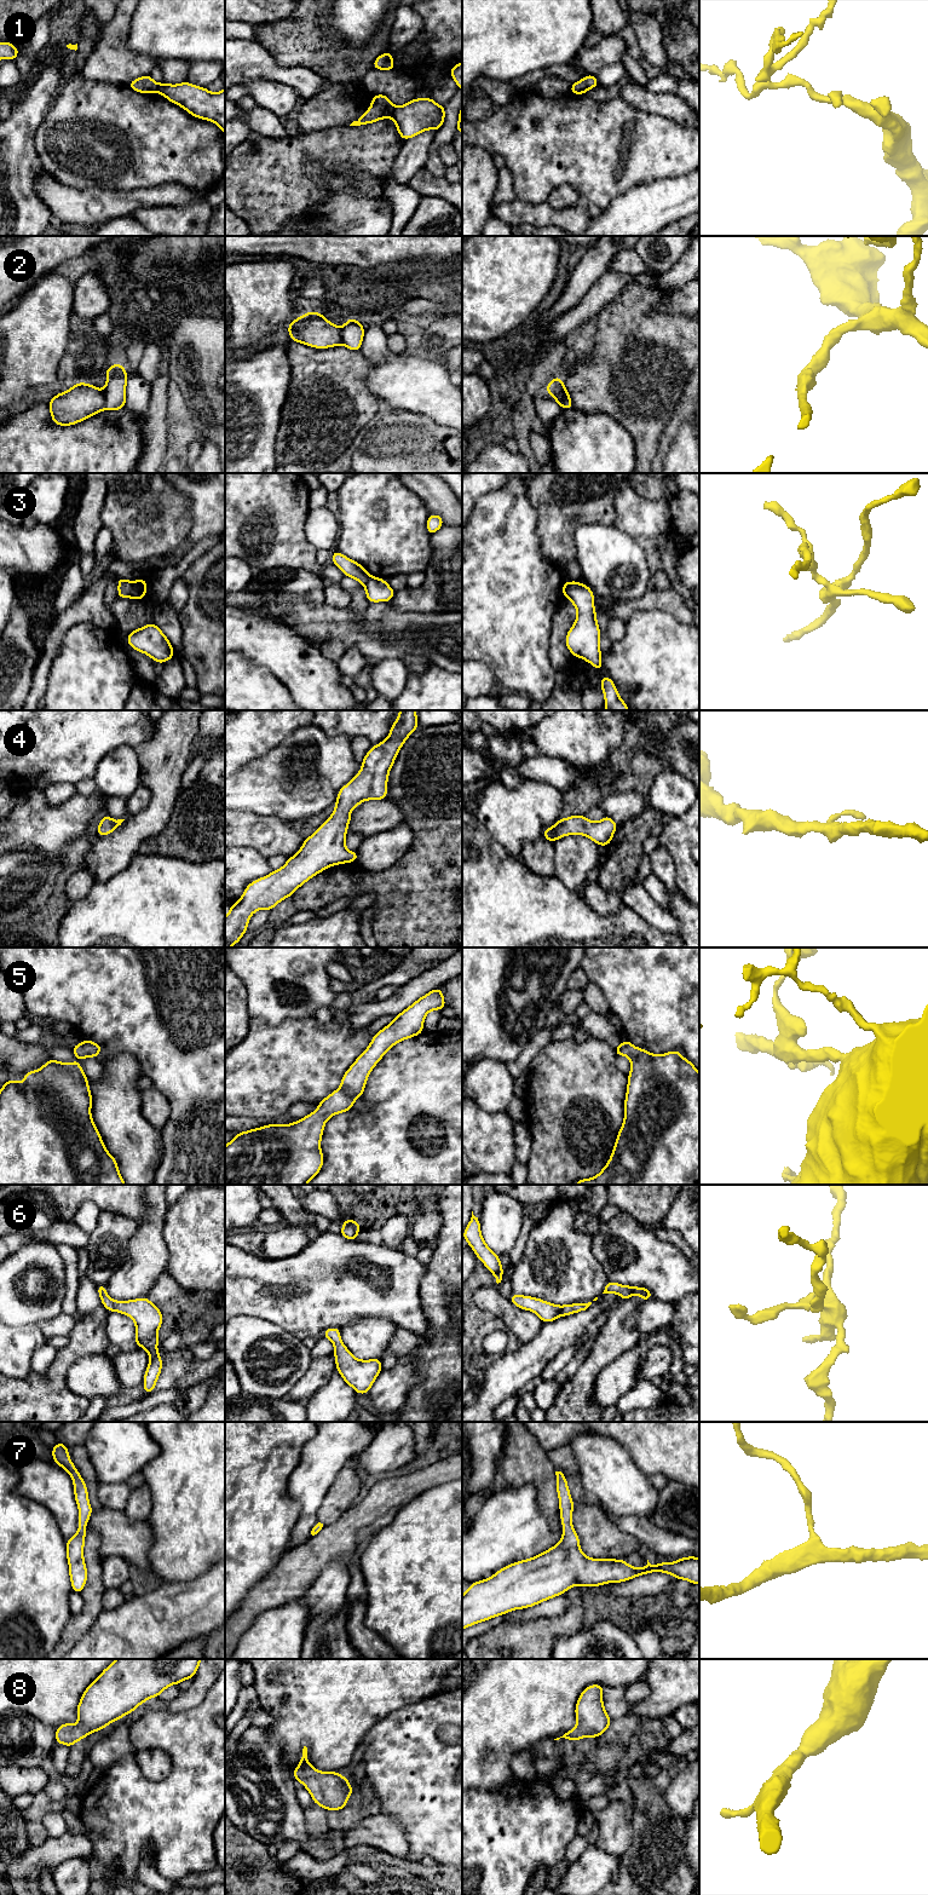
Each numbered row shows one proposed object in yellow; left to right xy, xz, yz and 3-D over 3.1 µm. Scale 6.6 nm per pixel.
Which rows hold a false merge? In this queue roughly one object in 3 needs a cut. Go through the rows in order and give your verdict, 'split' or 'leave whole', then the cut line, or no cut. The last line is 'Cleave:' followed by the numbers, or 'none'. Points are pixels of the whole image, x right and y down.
1: split; cut xz (396, 107), (391, 116)
2: split; cut xy (102, 391), (105, 408)
3: split; cut xy (133, 582), (130, 597)
4: leave whole; cut none
5: leave whole; cut none
6: leave whole; cut none
7: leave whole; cut none
8: leave whole; cut none
Cleave: 1, 2, 3

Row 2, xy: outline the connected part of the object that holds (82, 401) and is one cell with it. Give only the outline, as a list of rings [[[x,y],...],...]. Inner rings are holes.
[[[77,382],[48,402],[52,422],[70,426],[105,409],[103,391],[91,384]]]

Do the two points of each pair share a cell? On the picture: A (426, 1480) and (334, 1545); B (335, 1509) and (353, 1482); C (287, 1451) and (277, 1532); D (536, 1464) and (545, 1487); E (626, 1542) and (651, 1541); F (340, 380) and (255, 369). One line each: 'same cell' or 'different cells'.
A: same cell
B: same cell
C: same cell
D: same cell
E: different cells
F: different cells

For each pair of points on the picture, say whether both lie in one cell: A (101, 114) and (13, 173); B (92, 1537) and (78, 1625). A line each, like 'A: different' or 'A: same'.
A: different
B: same

